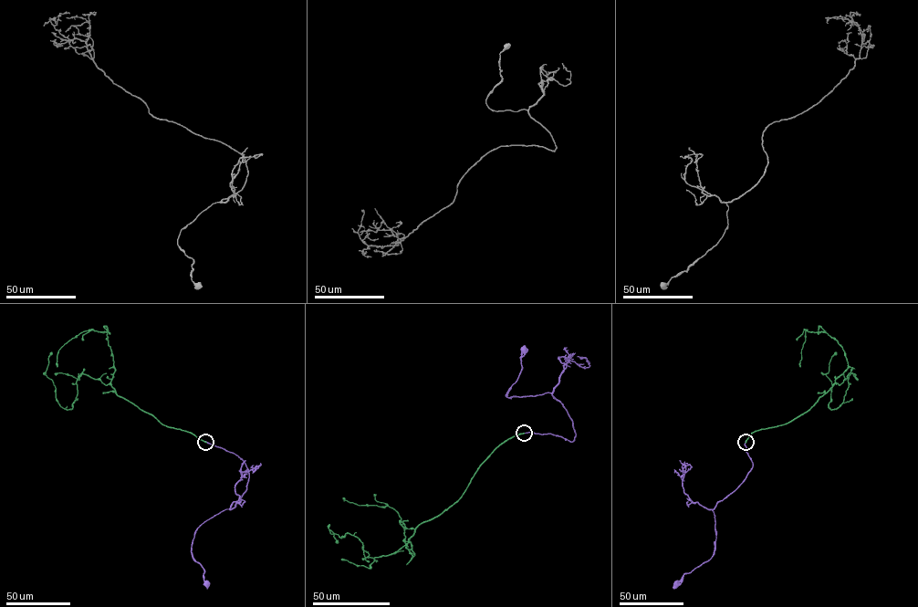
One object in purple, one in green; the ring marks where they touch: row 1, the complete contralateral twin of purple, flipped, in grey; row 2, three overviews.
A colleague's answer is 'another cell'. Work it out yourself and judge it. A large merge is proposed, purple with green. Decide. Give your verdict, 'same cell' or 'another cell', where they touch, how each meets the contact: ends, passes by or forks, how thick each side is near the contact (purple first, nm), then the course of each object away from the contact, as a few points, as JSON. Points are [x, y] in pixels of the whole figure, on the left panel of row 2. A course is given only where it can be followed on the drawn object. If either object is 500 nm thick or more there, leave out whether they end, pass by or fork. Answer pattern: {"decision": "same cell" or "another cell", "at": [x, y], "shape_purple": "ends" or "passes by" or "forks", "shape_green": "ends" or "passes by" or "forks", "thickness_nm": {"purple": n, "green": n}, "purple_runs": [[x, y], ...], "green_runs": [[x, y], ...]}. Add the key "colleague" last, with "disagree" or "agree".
{"decision": "another cell", "at": [205, 442], "shape_purple": "ends", "shape_green": "ends", "thickness_nm": {"purple": 360, "green": 300}, "purple_runs": [[205, 442], [237, 455], [249, 475], [238, 500], [204, 521], [194, 534], [192, 558], [203, 569], [206, 589]], "green_runs": [[205, 442], [162, 424], [119, 396], [110, 383], [82, 373], [73, 408], [62, 407], [45, 374], [52, 352]], "colleague": "agree"}

